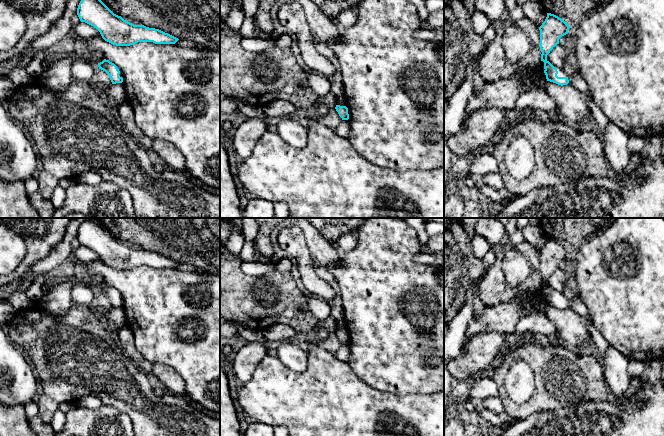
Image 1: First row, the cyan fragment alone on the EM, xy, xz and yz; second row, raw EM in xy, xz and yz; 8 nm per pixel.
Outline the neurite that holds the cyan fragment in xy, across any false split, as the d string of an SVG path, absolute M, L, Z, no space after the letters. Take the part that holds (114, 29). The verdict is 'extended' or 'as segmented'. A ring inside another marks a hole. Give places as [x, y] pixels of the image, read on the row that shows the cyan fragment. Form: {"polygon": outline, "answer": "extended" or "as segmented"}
{"polygon": "M81 0L77 15L81 22L96 28L102 38L116 46L130 46L138 42L175 44L179 39L159 29L134 25L114 14L101 0Z", "answer": "as segmented"}

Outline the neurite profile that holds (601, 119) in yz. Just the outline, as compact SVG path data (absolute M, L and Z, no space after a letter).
M589 101L588 106L591 110L591 115L594 117L597 124L597 131L602 137L606 131L607 125L609 124L610 120L594 101Z

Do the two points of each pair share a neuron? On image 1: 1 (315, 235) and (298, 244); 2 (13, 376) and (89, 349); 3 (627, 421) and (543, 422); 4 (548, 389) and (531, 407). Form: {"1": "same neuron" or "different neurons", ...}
{"1": "different neurons", "2": "different neurons", "3": "same neuron", "4": "same neuron"}

